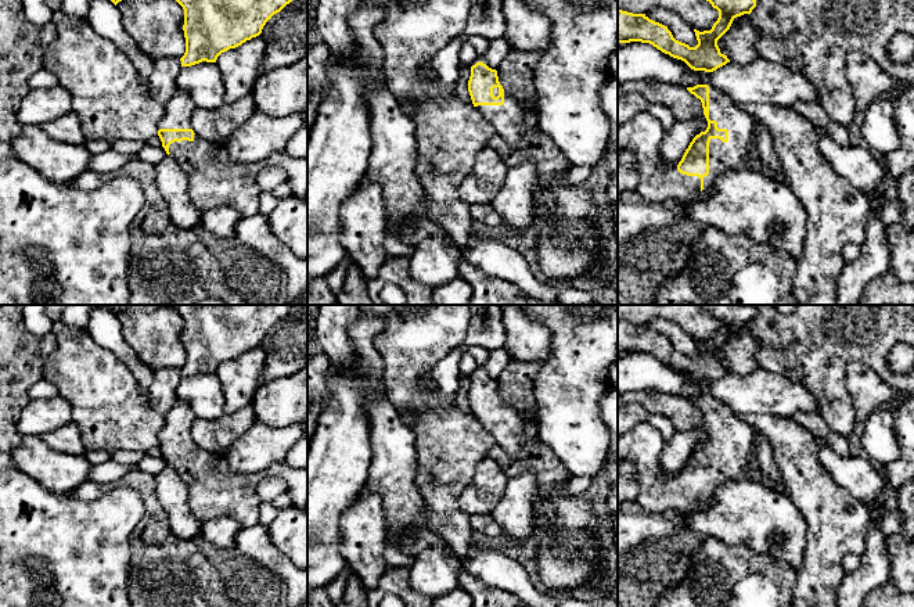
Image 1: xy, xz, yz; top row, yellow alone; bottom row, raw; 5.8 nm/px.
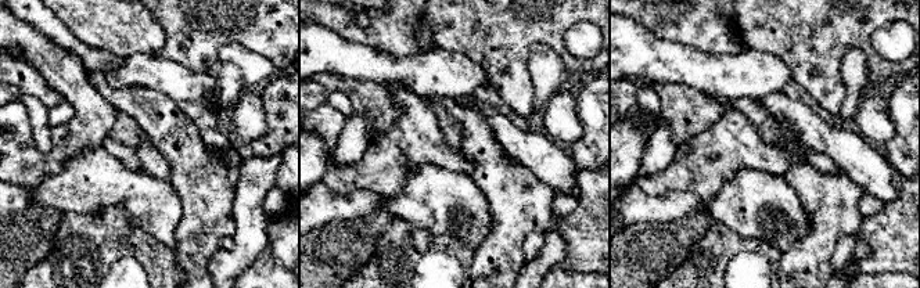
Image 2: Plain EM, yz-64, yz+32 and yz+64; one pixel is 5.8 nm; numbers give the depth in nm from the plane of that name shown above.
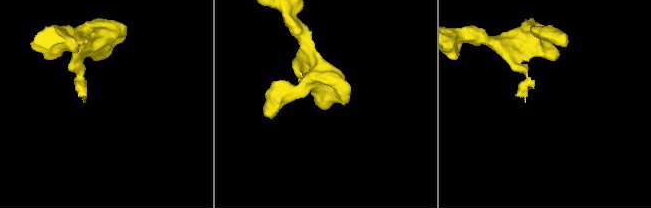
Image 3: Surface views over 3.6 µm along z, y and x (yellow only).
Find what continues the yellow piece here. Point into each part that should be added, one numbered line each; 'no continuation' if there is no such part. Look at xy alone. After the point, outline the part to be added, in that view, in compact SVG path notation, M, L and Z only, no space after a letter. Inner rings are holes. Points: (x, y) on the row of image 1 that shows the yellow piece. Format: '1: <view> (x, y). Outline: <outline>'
1: xy (215, 179). Outline: M194 134L194 140L174 141L172 155L188 177L188 195L195 208L208 211L216 206L235 209L241 216L259 212L256 176L265 166L281 166L292 195L307 198L307 157L292 158L285 151L271 154L263 162L235 162L224 146L217 146Z

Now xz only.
1: xz (510, 122). Outline: M507 91L503 105L478 105L476 109L492 123L496 136L504 139L512 148L518 148L522 136L539 123L537 115L526 114Z

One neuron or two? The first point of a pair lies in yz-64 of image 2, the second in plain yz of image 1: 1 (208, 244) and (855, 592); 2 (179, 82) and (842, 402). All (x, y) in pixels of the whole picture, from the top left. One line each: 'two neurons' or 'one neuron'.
1: two neurons
2: two neurons

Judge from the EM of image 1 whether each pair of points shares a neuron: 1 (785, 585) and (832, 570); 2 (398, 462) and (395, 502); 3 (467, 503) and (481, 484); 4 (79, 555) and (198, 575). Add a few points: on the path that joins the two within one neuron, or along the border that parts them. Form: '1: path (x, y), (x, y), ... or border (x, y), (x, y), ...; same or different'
1: border (796, 568), (792, 592); different
2: path (395, 471), (395, 492); same
3: path (471, 499), (481, 488); same
4: border (132, 537), (132, 566), (128, 592); different

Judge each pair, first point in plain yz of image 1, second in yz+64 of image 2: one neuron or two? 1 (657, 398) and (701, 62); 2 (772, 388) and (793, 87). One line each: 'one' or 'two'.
1: two
2: two

